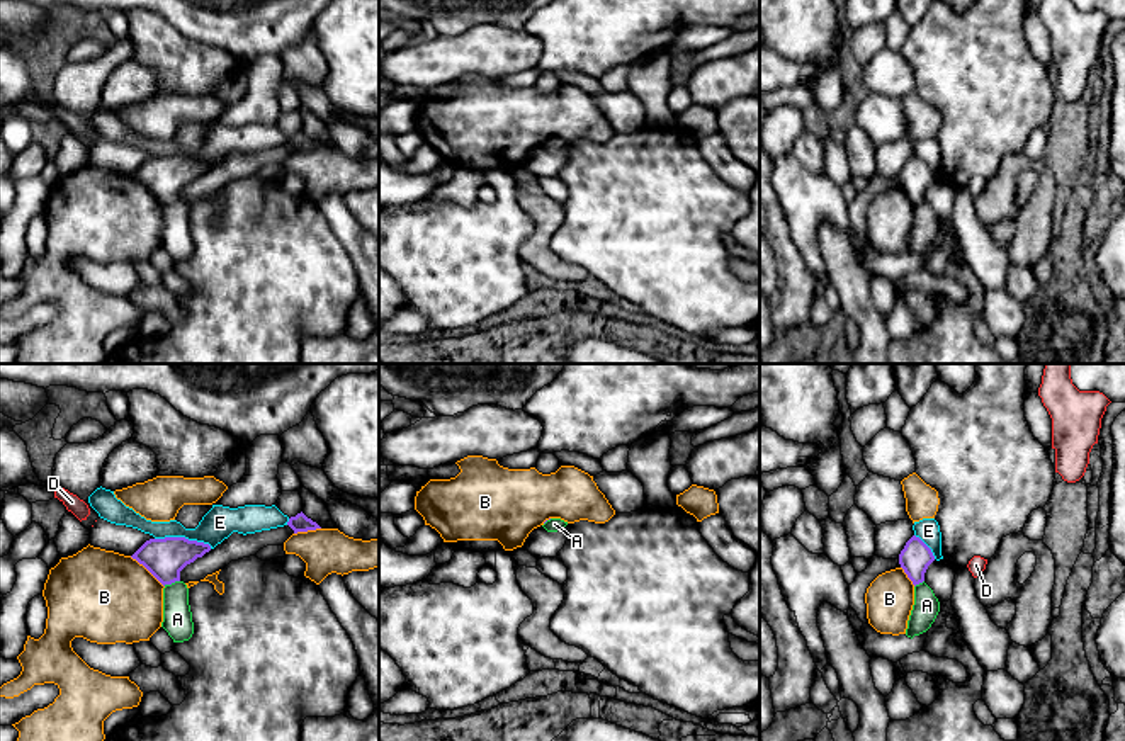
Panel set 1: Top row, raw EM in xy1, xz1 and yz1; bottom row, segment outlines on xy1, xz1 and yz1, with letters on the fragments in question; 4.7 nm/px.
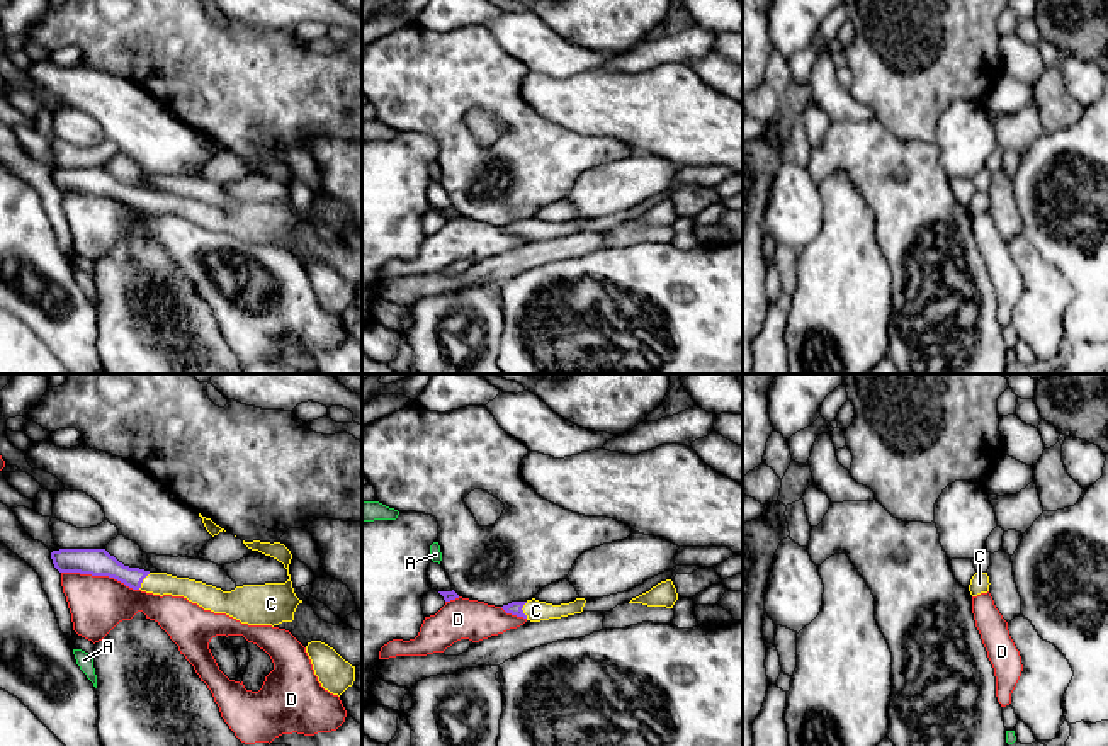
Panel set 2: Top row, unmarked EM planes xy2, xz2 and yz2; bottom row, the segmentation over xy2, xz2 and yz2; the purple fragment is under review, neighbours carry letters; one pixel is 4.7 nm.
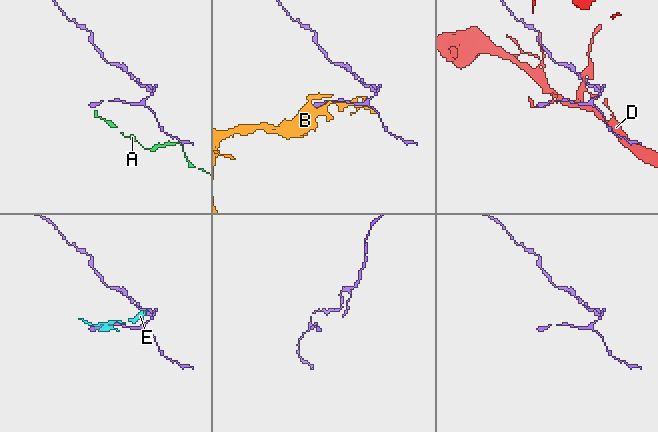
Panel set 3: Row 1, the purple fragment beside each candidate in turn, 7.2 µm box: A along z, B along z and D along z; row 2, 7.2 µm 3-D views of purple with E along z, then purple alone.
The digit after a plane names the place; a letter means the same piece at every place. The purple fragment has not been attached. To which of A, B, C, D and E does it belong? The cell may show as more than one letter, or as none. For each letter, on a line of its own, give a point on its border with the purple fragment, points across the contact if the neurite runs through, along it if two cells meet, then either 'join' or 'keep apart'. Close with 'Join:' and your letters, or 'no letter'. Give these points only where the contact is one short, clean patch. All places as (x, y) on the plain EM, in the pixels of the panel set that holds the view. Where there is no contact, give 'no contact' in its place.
A: contact xy1 (170, 203); border xy1 (179, 199), (163, 204); keep apart
B: contact xy1 (146, 187); keep apart
C: contact xy2 (141, 201); way xy2 (94, 180), (141, 201), (158, 203); join
D: contact xy2 (101, 194); keep apart
E: contact xy1 (184, 157); keep apart
Join: C

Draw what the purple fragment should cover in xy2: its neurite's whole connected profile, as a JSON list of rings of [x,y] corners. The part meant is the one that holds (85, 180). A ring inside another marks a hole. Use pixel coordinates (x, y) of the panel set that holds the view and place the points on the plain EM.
[[[245,161],[243,163],[252,168],[258,170],[265,175],[270,175],[284,184],[287,189],[289,199],[285,202],[265,202],[265,204],[243,204],[236,206],[231,211],[223,211],[212,204],[206,204],[202,201],[189,199],[189,197],[177,197],[167,192],[150,192],[139,187],[129,187],[119,182],[114,175],[110,175],[105,168],[59,168],[51,172],[51,178],[54,187],[59,192],[80,192],[80,194],[92,194],[92,195],[109,195],[114,197],[133,209],[141,209],[153,214],[172,214],[172,216],[184,216],[192,223],[197,223],[204,229],[211,229],[214,233],[226,233],[241,243],[248,245],[279,245],[282,241],[292,241],[294,231],[302,219],[299,219],[294,212],[289,184],[292,178],[291,170],[280,161]]]

